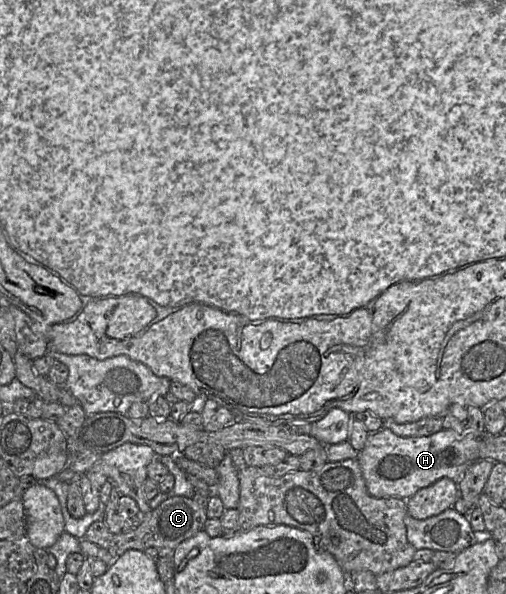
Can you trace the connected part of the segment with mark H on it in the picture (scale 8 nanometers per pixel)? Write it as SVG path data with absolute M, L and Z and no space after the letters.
M382 427L376 432L369 432L364 448L358 452L357 460L370 495L407 500L419 489L443 477L459 480L464 471L479 460L481 438L462 436L447 429L429 436L402 437Z

